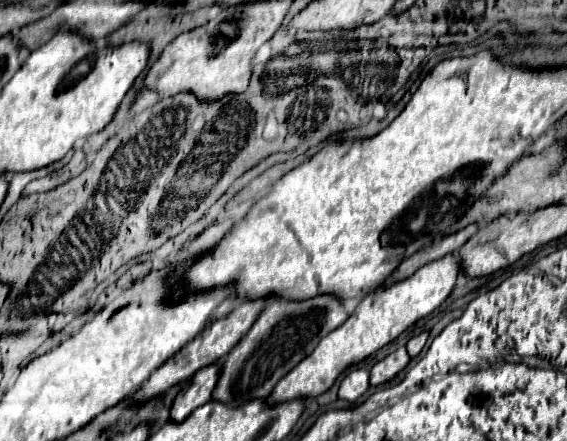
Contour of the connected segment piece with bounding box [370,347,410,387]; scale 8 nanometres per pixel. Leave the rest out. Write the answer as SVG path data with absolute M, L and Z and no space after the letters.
M400 347L398 351L394 351L392 355L388 355L386 359L382 359L380 363L376 363L370 371L370 385L382 385L386 381L390 381L396 373L400 373L406 365L408 365L410 357L406 353L404 347Z

